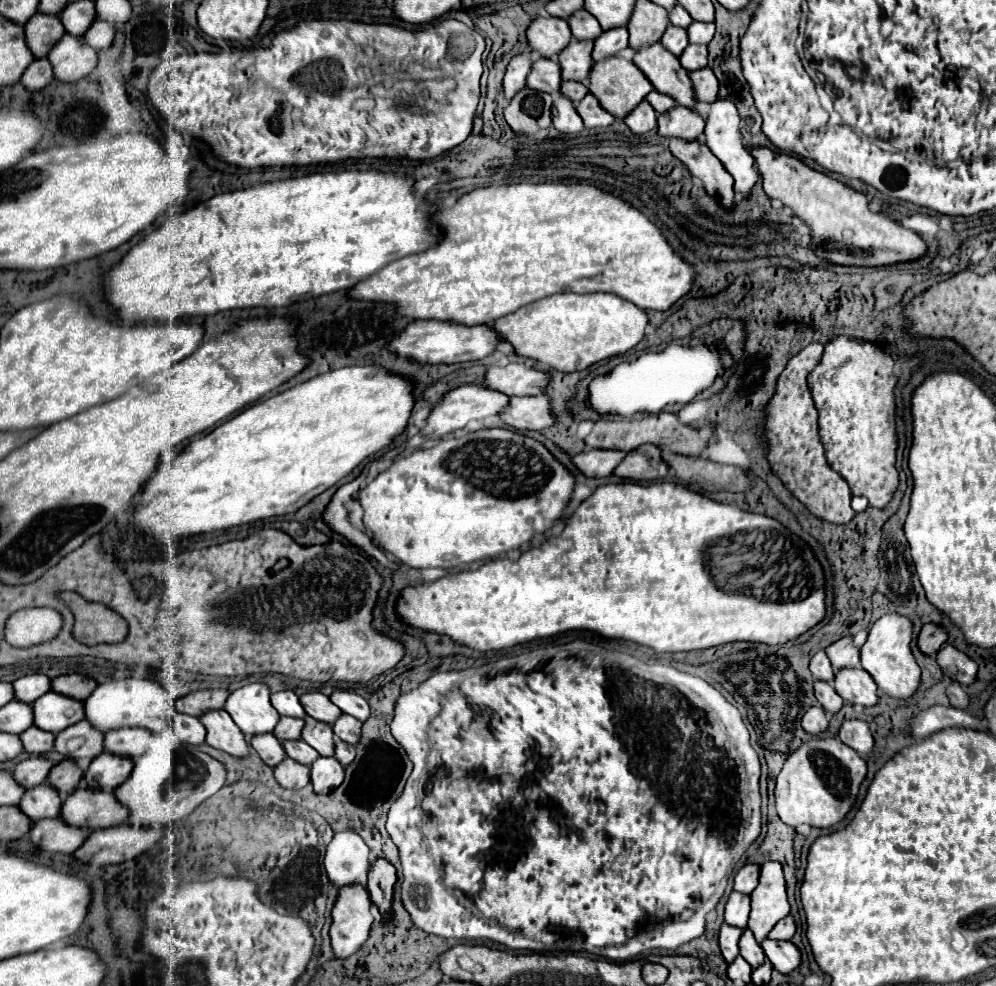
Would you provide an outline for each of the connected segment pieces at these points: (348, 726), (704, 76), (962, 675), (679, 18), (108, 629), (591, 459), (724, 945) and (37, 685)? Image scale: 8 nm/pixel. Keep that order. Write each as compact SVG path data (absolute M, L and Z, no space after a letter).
M342 714L334 724L334 734L348 744L356 744L360 740L360 728L362 728L362 722L358 722L354 716Z
M700 68L694 72L688 72L692 84L694 84L694 98L698 102L712 102L718 98L718 80L712 74L710 68Z
M944 646L936 654L936 660L938 660L938 666L942 668L944 676L960 682L962 686L970 686L972 682L976 682L978 664L974 660L970 660L964 652L956 650L954 646Z
M676 4L676 6L672 8L672 12L670 12L670 22L672 22L674 26L688 28L688 24L692 22L692 18L690 18L690 14L688 14L680 4Z
M60 592L58 598L70 608L76 622L72 636L82 644L114 644L122 642L128 634L128 624L122 616L104 604L88 602L76 592Z
M586 450L574 456L576 466L590 478L612 476L616 466L624 460L624 452L620 450Z
M726 922L722 924L722 928L720 928L720 948L722 948L726 962L732 962L740 954L740 948L738 948L740 936L742 936L742 928L726 924Z
M28 674L28 676L22 676L14 682L16 698L26 704L32 704L48 690L52 690L52 686L50 686L50 678L44 674Z

